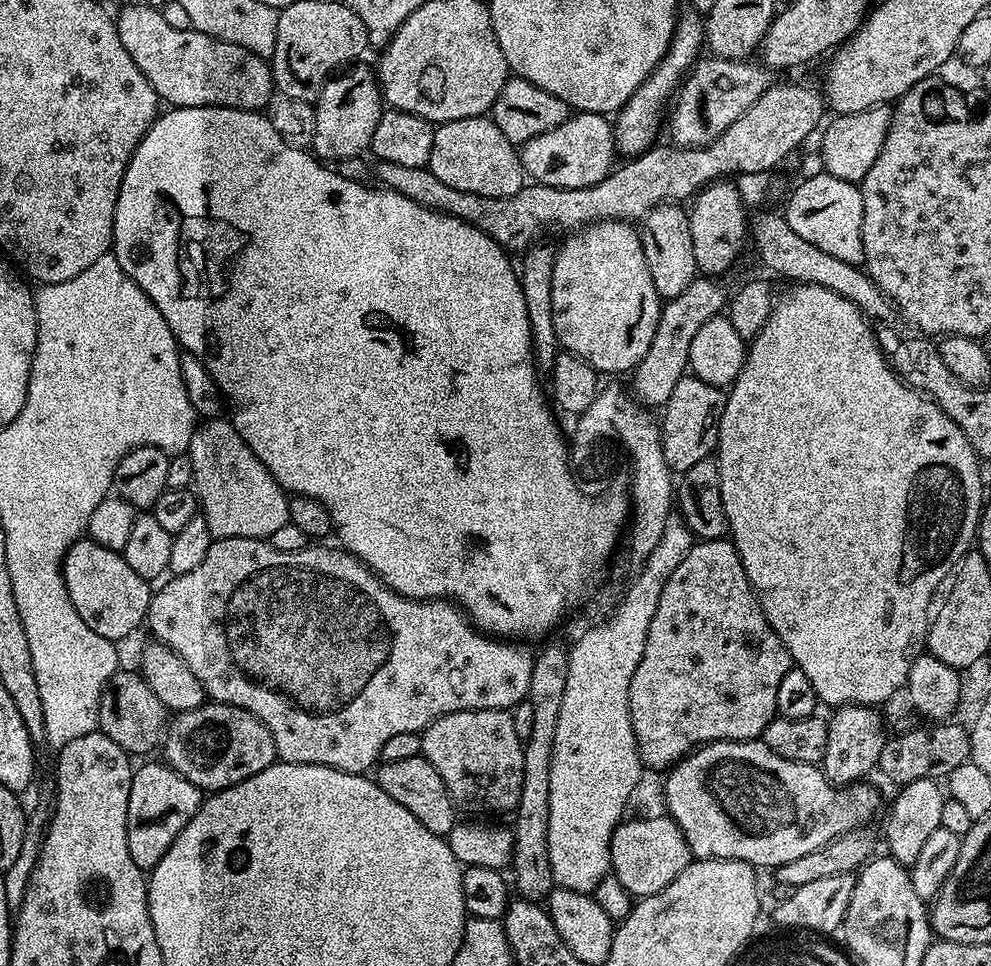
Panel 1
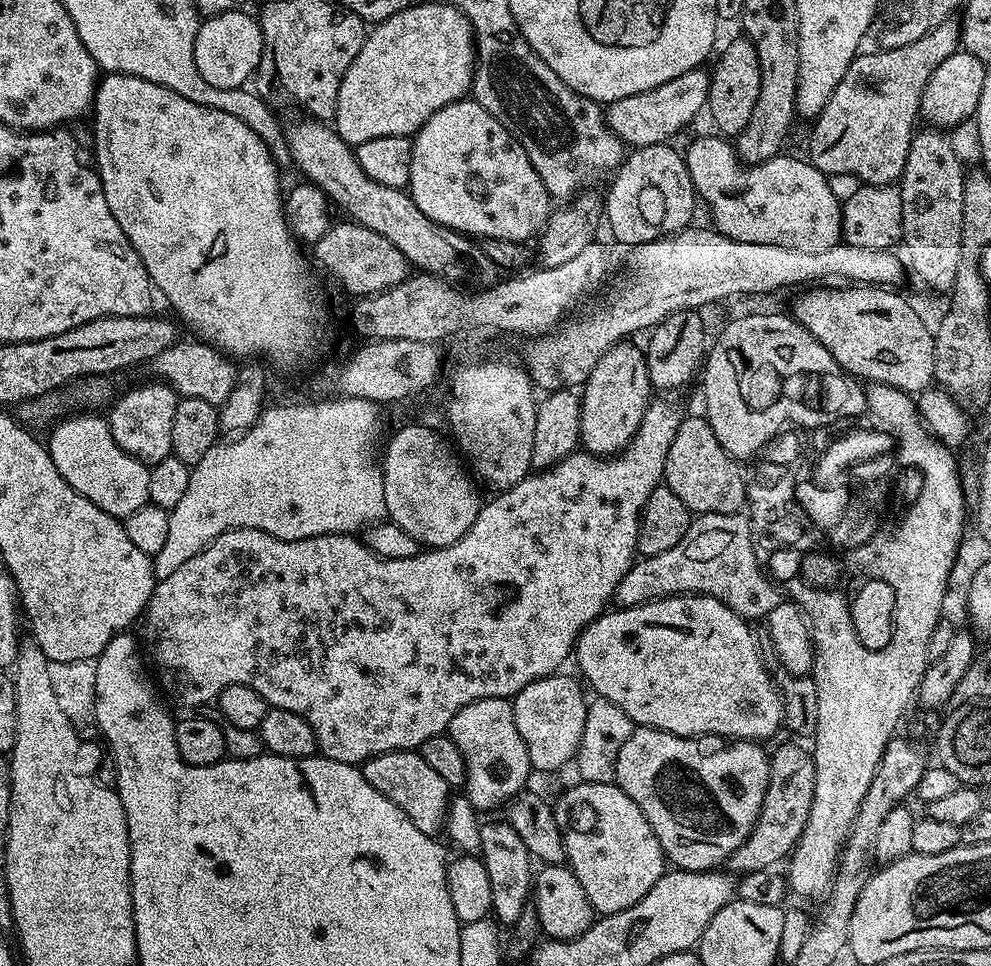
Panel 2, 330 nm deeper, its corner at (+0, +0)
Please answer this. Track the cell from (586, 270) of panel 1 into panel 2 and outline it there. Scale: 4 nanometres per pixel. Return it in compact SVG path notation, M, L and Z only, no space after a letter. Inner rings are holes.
M621 342L606 350L582 386L580 438L583 451L605 458L623 452L632 443L653 392L648 377L648 357L643 347L635 348L632 342Z

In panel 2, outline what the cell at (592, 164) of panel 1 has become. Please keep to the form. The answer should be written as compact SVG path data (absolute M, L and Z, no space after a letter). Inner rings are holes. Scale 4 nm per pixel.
M671 143L651 144L645 148L629 151L624 157L624 163L616 169L611 177L612 185L608 188L606 196L606 224L612 227L612 236L621 240L627 246L645 244L656 240L660 236L670 236L673 232L680 232L693 223L692 211L698 208L696 188L688 173L688 167L683 155L672 149Z

